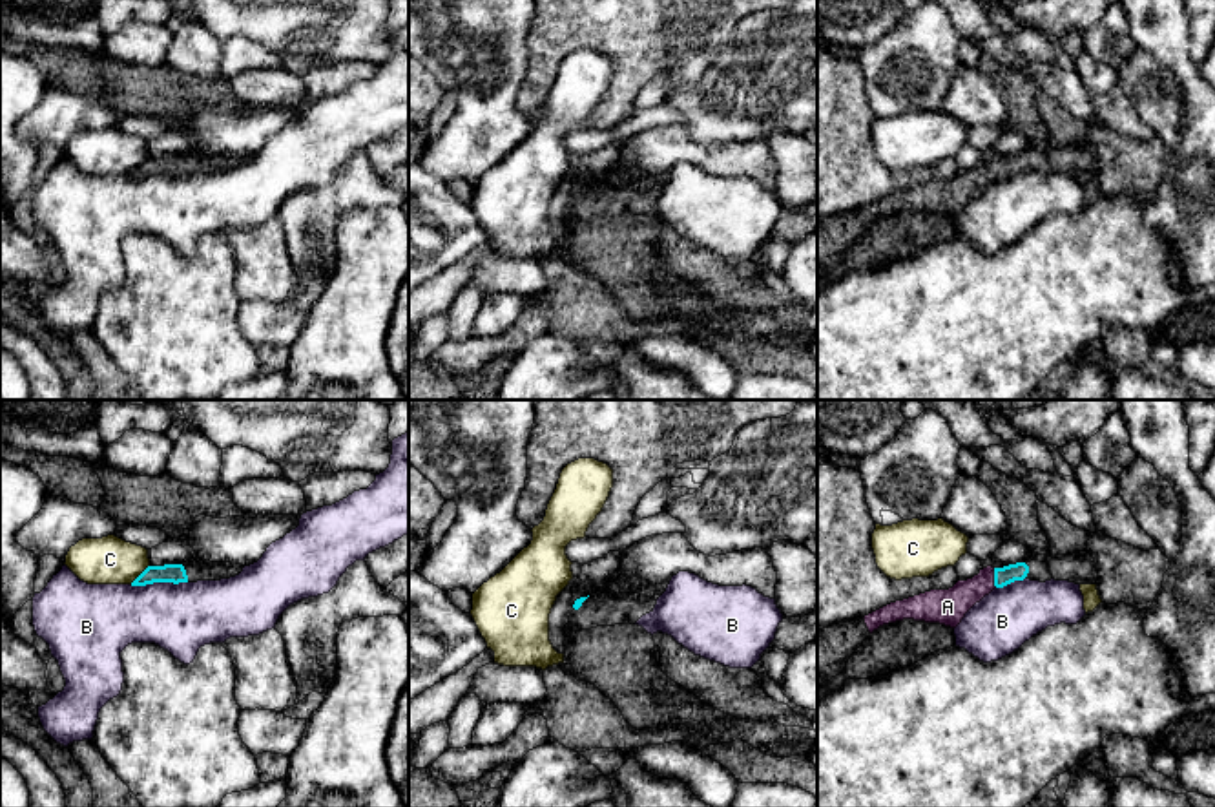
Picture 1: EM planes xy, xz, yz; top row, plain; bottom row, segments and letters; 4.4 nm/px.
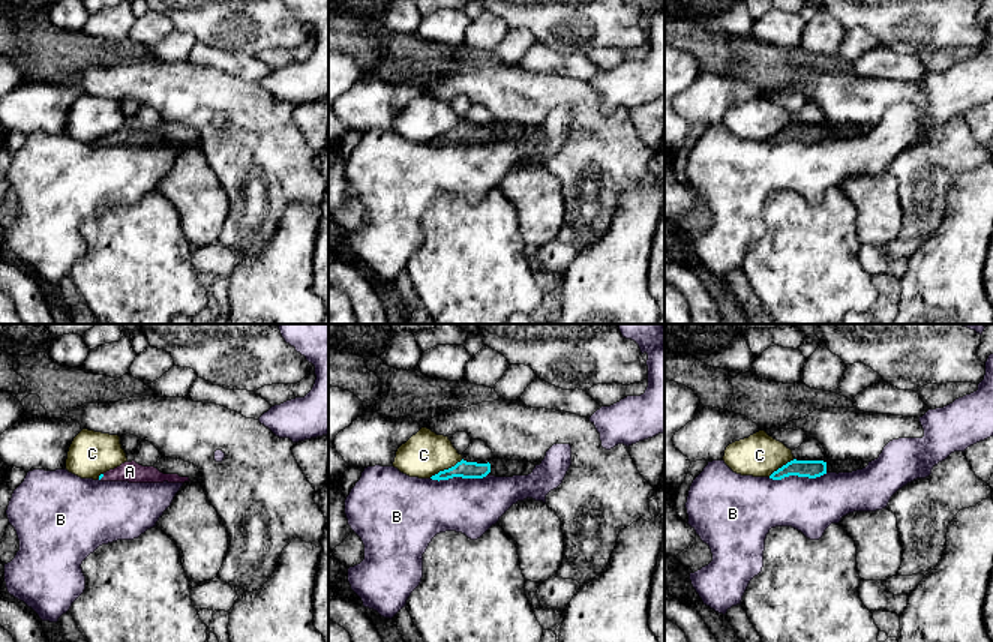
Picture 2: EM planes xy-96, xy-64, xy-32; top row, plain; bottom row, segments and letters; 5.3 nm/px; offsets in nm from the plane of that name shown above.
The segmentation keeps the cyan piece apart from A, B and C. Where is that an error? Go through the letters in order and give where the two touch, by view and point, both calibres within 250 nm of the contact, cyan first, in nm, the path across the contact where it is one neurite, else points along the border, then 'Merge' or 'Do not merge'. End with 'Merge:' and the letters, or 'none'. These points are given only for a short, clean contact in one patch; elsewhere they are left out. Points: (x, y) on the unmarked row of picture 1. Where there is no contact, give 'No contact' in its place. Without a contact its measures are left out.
A: Touches cyan at yz (995, 168). Thickness 80 nm (cyan) against 160 nm. Path across: yz (1004, 167), (995, 168), (947, 198). Merge
B: Touches cyan at xy (157, 172). Thickness 90 nm (cyan) against 300 nm. Boundary: xy (186, 172), (130, 176). Do not merge
C: Touches cyan at xy (141, 165). Thickness 90 nm (cyan) against 200 nm. Boundary: xy (148, 156), (130, 174). Do not merge
Merge: A

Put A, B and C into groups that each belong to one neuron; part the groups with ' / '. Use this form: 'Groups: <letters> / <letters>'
Groups: A / B / C

